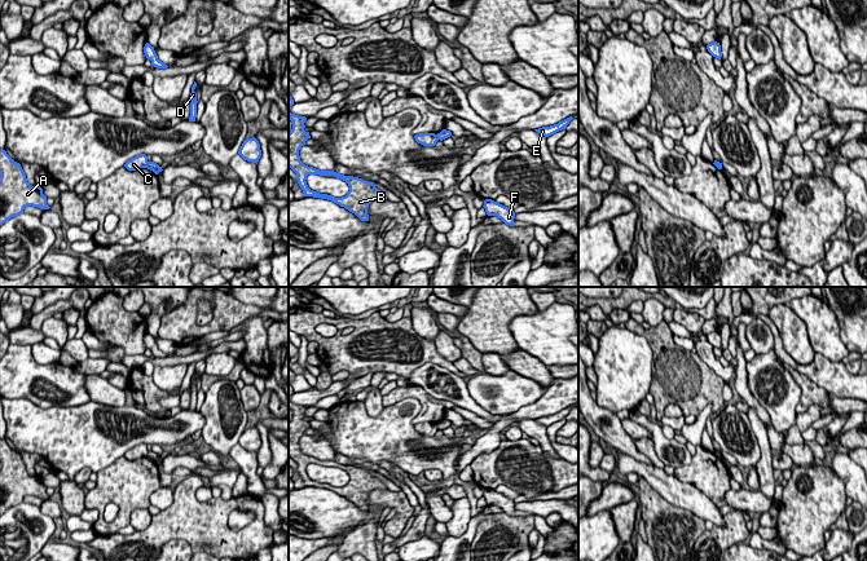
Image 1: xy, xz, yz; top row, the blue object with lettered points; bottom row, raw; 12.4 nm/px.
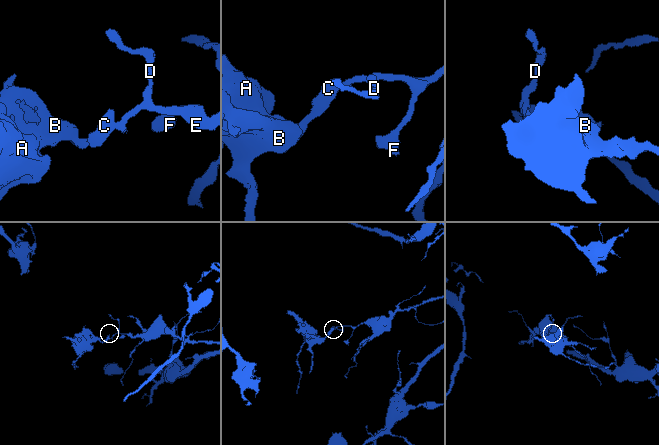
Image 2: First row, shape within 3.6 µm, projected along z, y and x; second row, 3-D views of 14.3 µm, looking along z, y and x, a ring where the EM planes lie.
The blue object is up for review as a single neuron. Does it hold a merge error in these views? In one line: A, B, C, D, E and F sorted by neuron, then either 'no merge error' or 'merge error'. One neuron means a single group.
groups A B C / D E F; merge error

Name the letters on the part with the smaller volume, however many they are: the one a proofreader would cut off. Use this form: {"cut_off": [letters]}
{"cut_off": ["A", "B", "C"]}

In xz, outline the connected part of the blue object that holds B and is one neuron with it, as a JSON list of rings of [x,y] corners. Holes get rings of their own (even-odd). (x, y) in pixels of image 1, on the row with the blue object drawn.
[[[289,94],[289,119],[292,122],[292,129],[289,132],[289,167],[296,173],[296,180],[304,193],[304,196],[331,200],[355,213],[361,221],[369,221],[369,204],[377,199],[386,200],[386,194],[377,189],[374,182],[353,176],[344,176],[334,171],[320,171],[303,164],[299,156],[299,150],[305,145],[305,141],[311,138],[311,136],[309,132],[304,131],[307,118],[290,112],[292,105],[294,100]],[[308,175],[335,176],[348,184],[349,191],[342,198],[313,191],[308,187],[305,181]]]

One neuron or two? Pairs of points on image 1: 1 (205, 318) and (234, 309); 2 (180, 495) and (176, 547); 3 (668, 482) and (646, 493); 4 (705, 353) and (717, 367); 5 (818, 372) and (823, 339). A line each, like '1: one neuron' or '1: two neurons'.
1: two neurons
2: two neurons
3: two neurons
4: one neuron
5: two neurons

